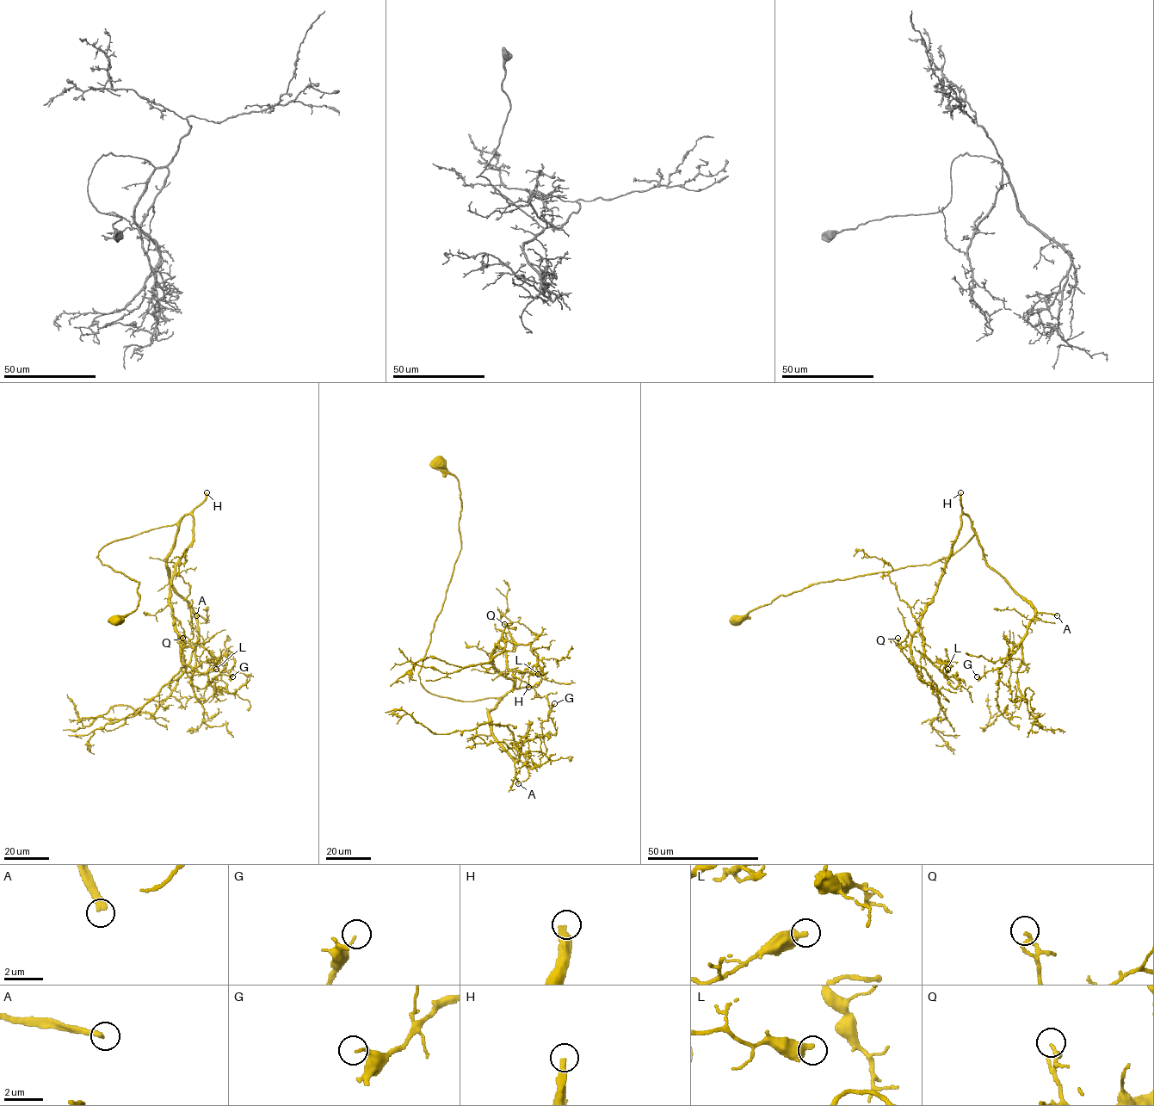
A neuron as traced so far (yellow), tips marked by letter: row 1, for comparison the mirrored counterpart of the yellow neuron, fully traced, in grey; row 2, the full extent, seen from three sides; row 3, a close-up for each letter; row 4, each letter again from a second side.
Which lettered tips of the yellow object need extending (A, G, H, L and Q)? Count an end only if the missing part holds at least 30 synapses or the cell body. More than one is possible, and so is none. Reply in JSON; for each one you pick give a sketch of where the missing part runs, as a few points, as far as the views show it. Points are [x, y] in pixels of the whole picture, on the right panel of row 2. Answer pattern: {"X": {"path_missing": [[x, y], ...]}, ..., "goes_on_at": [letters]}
{"A": {"path_missing": [[1057, 615], [1065, 621], [1068, 634], [1051, 649], [1048, 673], [1055, 674], [1058, 670], [1057, 668]]}, "goes_on_at": ["A", "H"]}

